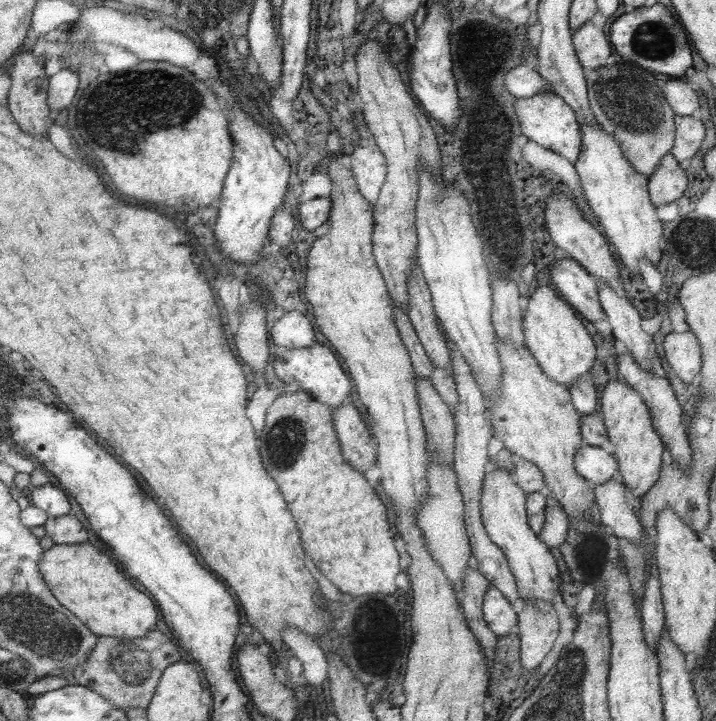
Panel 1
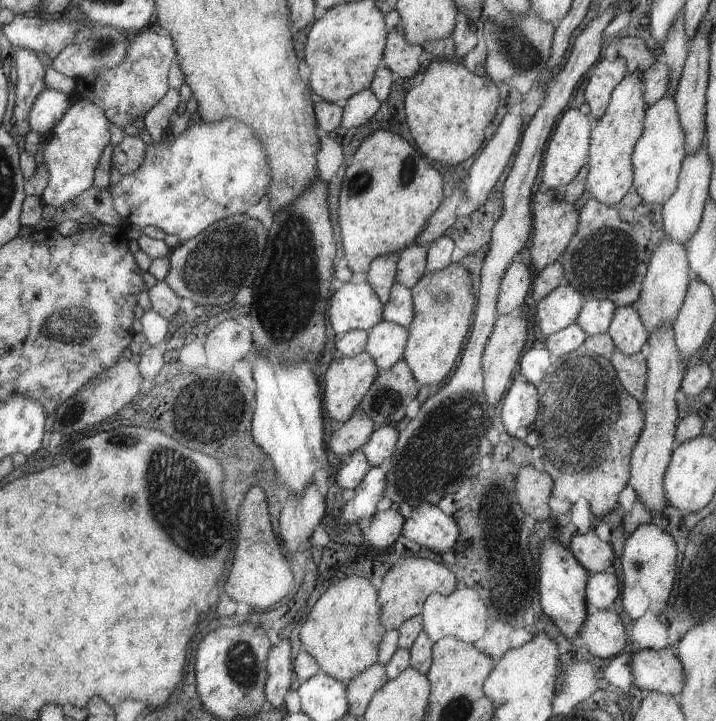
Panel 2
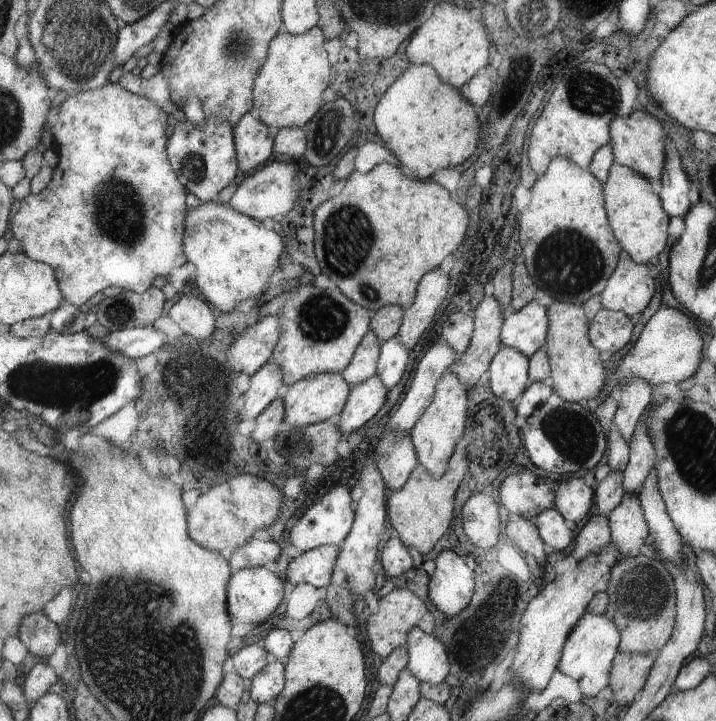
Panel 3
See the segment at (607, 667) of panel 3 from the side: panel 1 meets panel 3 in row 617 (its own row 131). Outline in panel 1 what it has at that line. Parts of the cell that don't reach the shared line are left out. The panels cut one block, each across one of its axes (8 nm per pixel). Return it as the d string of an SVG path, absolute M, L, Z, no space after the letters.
M581 124L583 148L579 160L573 164L581 180L583 196L603 228L607 240L611 240L619 260L625 264L627 272L641 276L641 262L649 262L657 268L661 258L659 240L663 234L663 222L657 218L657 206L649 198L647 176L637 174L619 146L619 142L607 134L603 128Z

